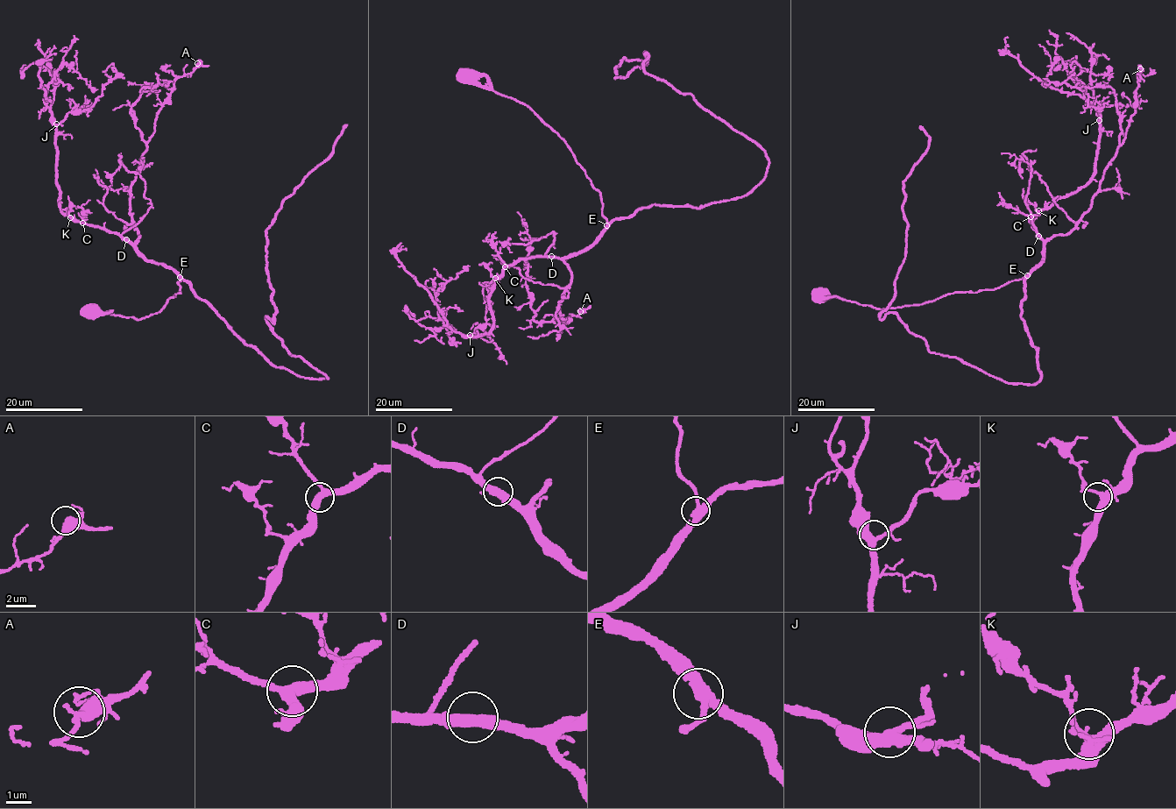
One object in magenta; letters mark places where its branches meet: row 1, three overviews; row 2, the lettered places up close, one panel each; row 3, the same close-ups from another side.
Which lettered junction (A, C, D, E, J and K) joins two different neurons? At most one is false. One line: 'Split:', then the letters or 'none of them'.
Split: none of them

